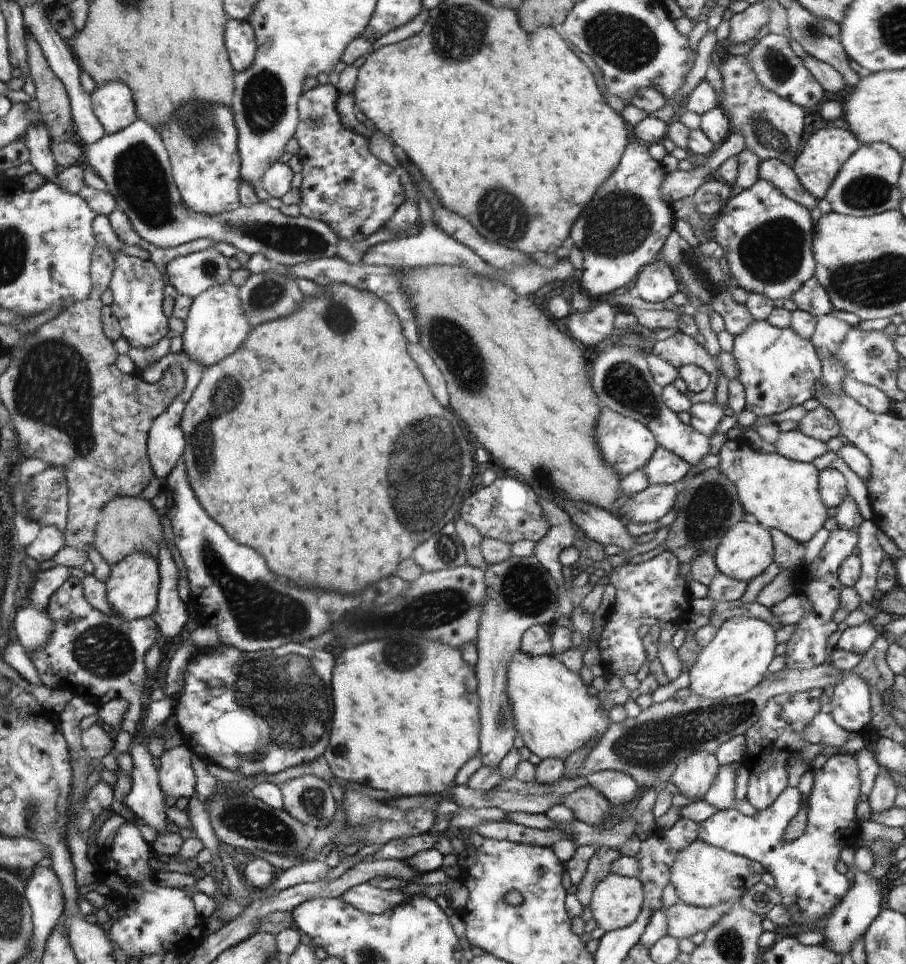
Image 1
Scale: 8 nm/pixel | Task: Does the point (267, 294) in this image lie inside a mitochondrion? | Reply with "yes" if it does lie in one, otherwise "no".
yes

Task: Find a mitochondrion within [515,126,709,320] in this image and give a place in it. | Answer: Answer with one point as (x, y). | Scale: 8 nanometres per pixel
(618, 223)

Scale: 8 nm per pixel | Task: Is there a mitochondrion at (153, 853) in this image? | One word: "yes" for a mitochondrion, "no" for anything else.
no

